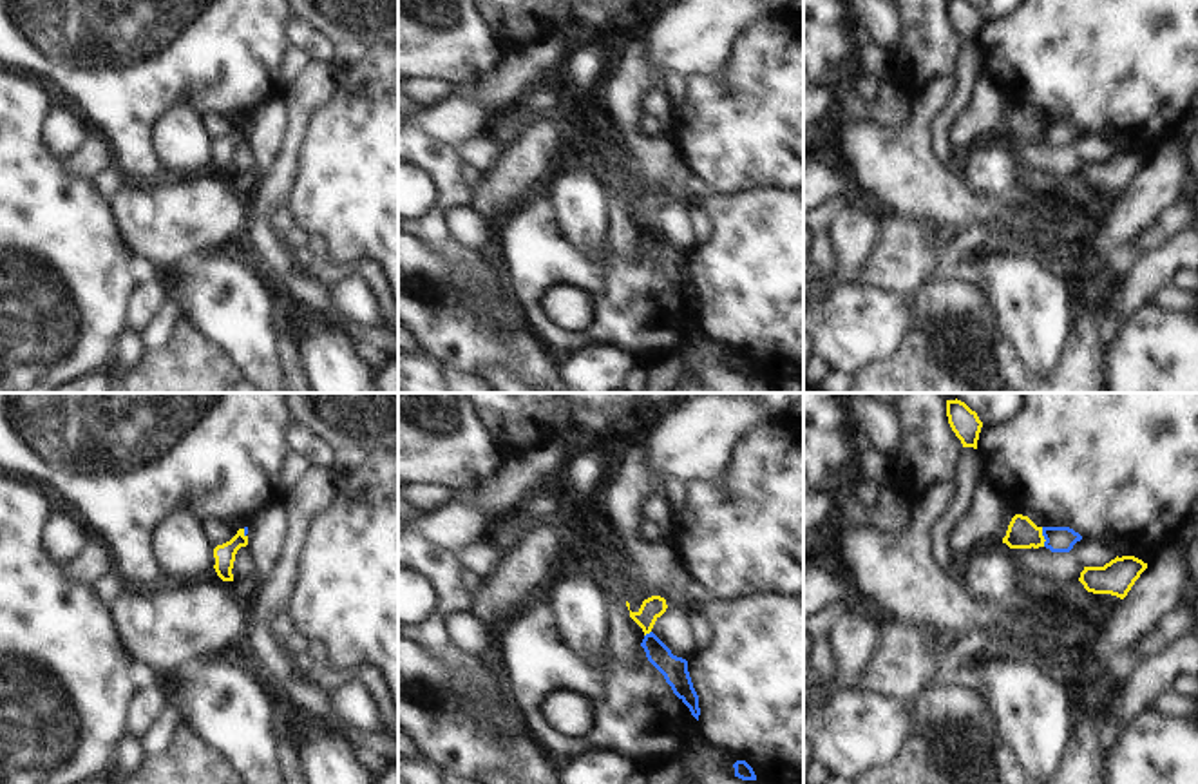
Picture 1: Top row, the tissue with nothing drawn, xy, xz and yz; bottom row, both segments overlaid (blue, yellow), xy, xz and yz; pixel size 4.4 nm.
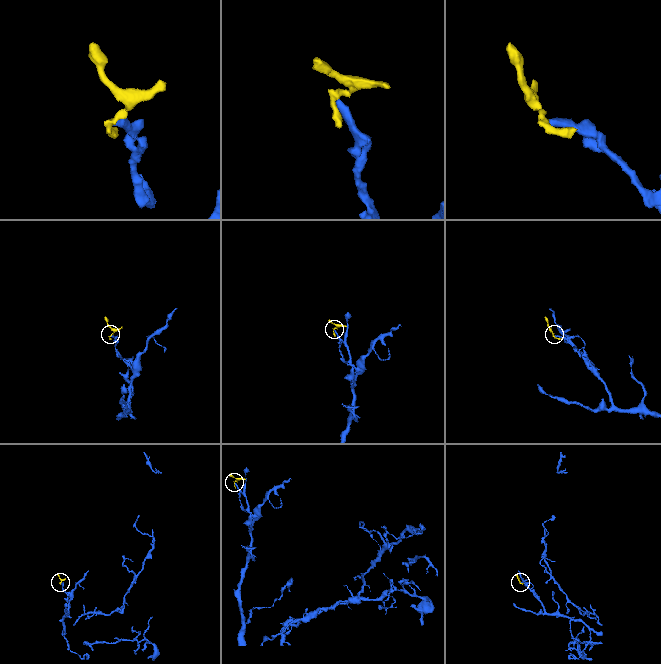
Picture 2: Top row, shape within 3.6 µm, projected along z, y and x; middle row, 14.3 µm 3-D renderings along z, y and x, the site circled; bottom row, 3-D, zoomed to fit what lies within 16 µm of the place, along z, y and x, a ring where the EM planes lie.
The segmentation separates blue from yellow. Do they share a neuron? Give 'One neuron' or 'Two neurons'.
Two neurons.

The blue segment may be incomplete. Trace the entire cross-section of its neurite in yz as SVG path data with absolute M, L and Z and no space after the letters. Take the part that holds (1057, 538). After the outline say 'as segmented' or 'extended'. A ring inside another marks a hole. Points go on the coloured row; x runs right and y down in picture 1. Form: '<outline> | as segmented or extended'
M1042 527L1044 547L1051 552L1070 552L1077 541L1082 540L1079 532L1070 527Z | as segmented

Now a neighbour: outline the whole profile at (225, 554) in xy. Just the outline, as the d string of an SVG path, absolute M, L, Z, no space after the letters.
M239 529L230 541L217 545L214 549L214 558L215 558L214 569L223 581L233 581L232 569L233 569L235 554L241 547L246 545L248 545L248 536L244 534L244 529Z

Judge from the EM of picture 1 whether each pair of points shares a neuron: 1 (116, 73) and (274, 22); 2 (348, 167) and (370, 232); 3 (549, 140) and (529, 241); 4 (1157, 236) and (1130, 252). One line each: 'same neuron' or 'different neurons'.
1: same neuron
2: same neuron
3: different neurons
4: same neuron

